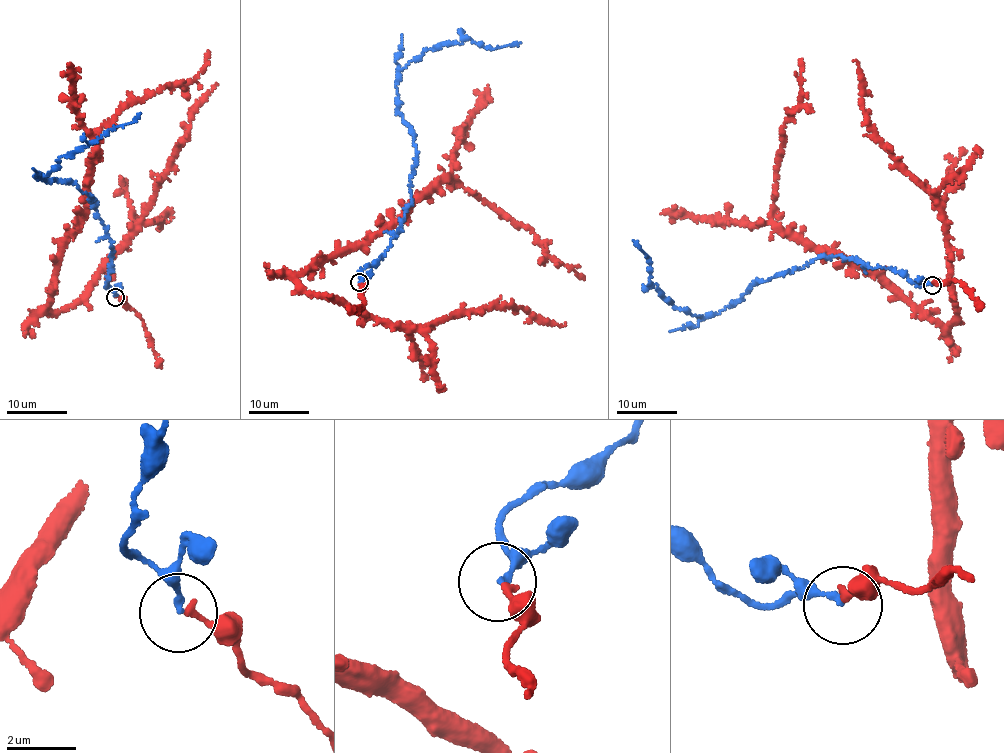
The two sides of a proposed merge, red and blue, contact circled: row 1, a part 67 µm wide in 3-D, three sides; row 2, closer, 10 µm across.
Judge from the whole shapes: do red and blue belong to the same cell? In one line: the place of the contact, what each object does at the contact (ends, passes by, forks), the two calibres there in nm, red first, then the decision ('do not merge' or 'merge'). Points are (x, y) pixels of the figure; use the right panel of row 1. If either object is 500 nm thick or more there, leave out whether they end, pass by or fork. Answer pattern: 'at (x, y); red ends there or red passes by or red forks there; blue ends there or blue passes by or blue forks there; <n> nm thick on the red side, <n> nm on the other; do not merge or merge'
at (932, 285); red ends there; blue ends there; 190 nm thick on the red side, 160 nm on the other; merge

